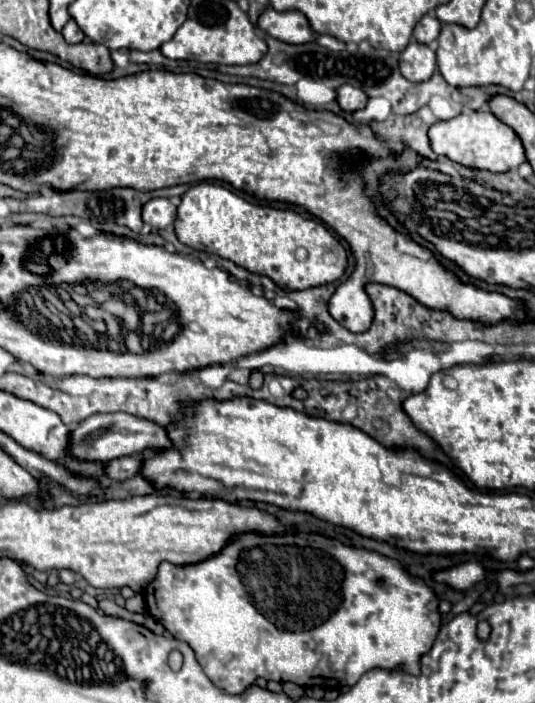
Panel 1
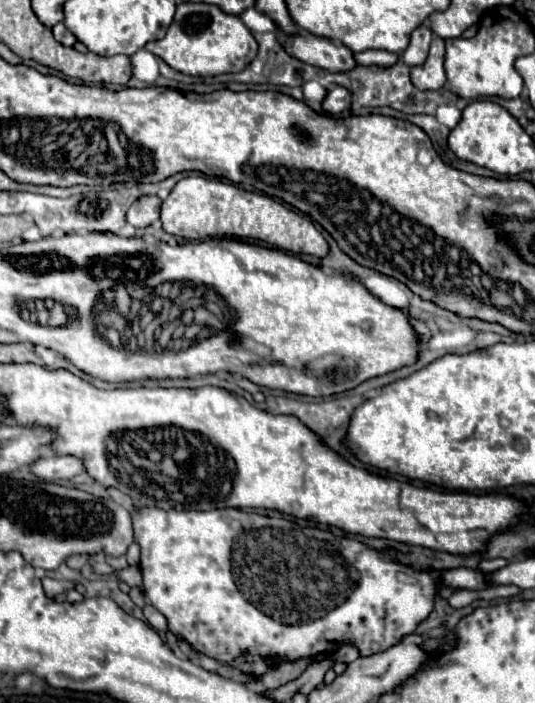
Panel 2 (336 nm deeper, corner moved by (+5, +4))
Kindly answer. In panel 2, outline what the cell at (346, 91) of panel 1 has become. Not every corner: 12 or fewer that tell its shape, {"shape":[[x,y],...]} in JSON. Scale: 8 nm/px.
{"shape":[[335,87],[323,101],[323,111],[339,115],[351,105],[351,93]]}

